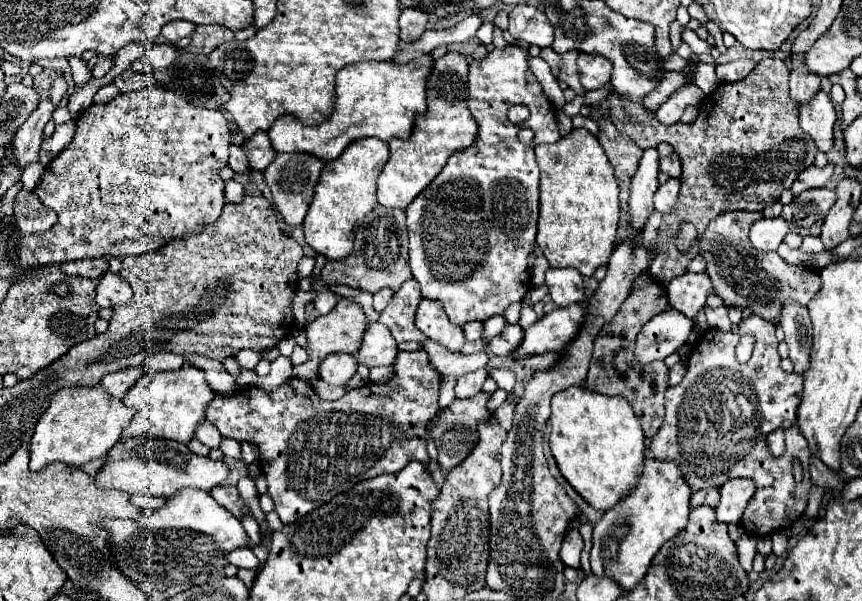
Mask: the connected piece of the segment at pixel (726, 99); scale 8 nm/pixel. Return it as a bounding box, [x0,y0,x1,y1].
[607,59,817,285]

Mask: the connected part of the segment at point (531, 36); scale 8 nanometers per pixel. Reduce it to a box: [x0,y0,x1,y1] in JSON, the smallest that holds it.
[509,5,553,47]

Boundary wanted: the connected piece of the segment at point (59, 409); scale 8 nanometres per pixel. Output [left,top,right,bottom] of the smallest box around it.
[29,385,133,471]

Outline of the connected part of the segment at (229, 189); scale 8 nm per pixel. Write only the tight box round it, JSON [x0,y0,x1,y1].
[225,181,243,203]

